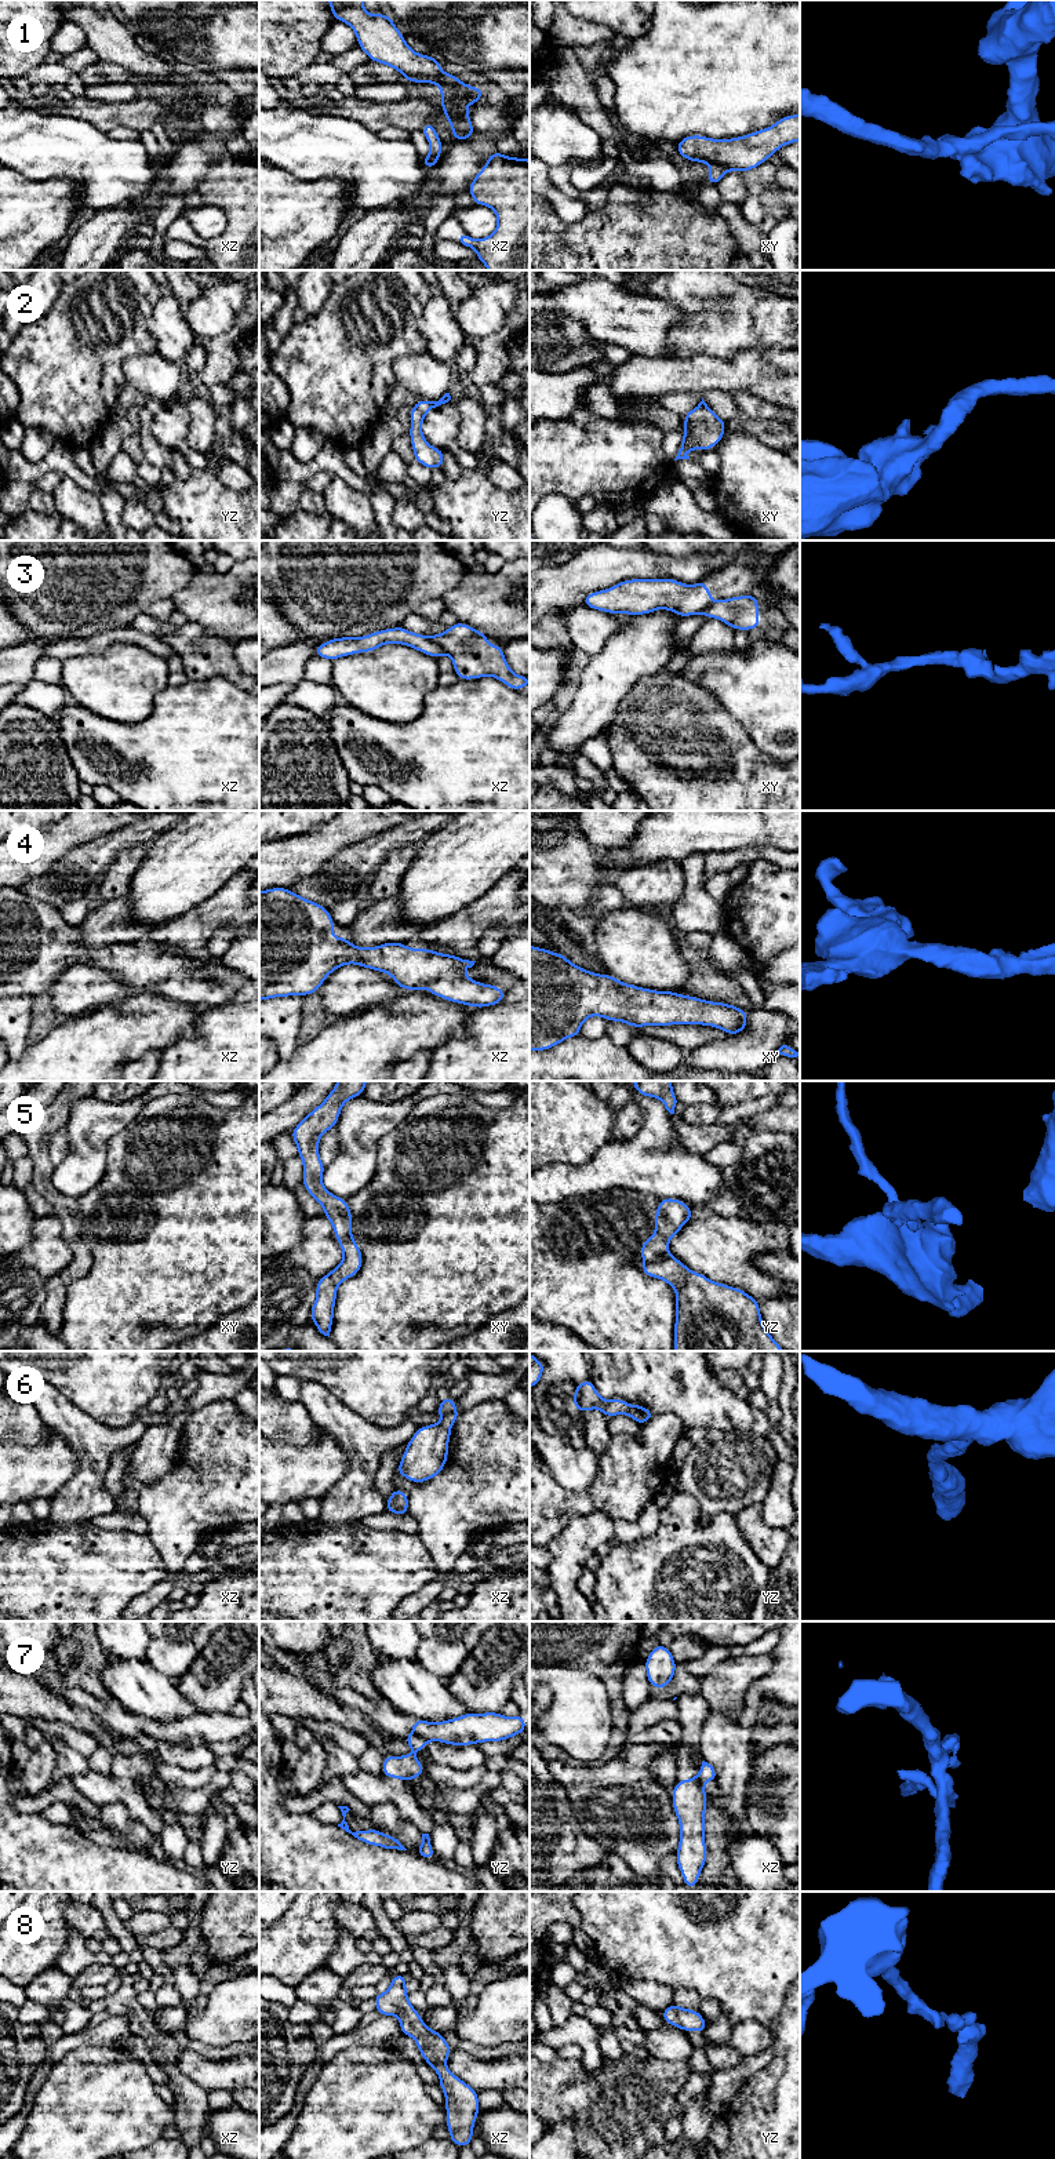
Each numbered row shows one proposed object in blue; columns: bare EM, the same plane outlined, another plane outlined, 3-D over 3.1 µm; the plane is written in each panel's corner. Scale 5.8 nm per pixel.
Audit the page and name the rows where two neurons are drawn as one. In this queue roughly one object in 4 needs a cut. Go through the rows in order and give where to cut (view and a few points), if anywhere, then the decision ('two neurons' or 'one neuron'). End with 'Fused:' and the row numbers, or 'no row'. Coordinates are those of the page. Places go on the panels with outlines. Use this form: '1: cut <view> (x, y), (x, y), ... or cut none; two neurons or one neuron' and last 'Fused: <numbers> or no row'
1: cut xz (441, 91), (447, 91), (465, 105); two neurons
2: cut none; one neuron
3: cut xz (430, 637), (446, 652); two neurons
4: cut none; one neuron
5: cut none; one neuron
6: cut none; one neuron
7: cut yz (413, 1730), (426, 1740); two neurons
8: cut none; one neuron
Fused: 1, 3, 7

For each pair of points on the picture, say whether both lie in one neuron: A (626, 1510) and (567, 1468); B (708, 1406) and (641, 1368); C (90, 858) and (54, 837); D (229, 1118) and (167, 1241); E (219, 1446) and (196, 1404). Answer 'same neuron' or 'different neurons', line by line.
A: different neurons
B: same neuron
C: different neurons
D: same neuron
E: different neurons

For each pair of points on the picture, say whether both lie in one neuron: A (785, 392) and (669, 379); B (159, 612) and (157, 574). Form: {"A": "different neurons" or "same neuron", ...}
{"A": "same neuron", "B": "same neuron"}

